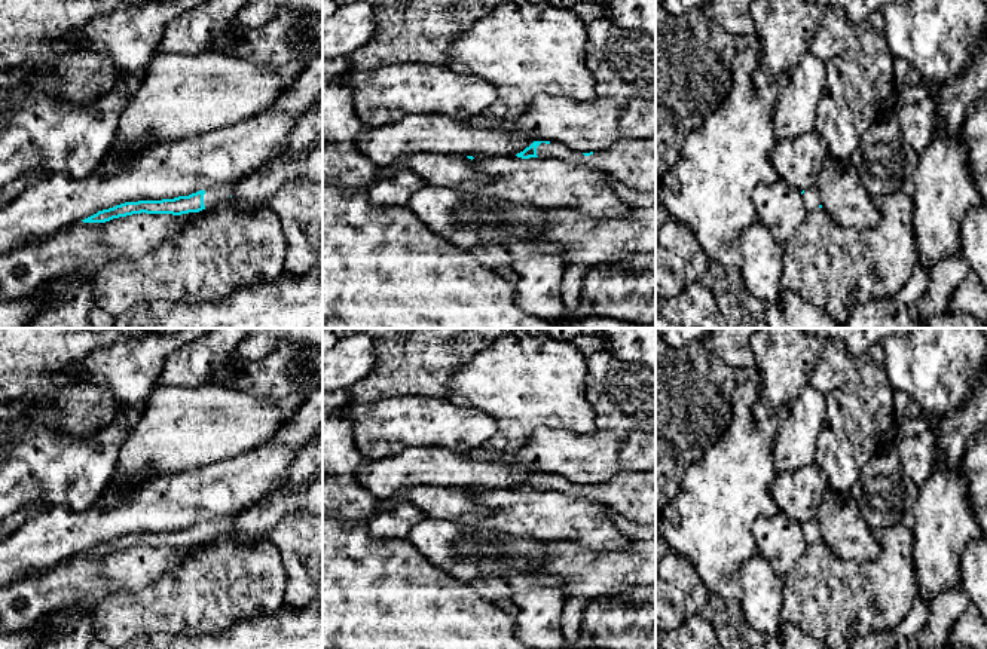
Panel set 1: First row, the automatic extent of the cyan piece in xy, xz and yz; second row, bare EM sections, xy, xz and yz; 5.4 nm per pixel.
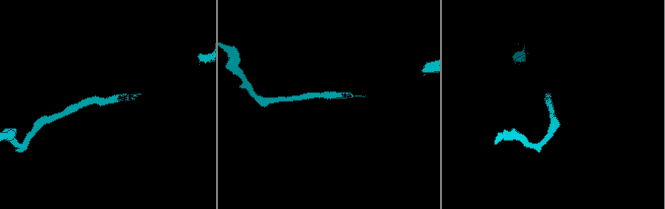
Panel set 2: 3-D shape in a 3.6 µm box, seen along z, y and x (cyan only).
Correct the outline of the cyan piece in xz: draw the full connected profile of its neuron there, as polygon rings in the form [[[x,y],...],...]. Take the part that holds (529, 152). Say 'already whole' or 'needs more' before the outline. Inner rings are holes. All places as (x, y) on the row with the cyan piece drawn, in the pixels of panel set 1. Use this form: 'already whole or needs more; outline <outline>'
needs more; outline [[[656,138],[614,143],[606,150],[580,153],[560,143],[534,141],[516,154],[529,157],[557,157],[569,163],[584,163],[606,171],[612,178],[638,192],[656,192]]]

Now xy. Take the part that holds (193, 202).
needs more; outline [[[220,186],[208,190],[199,190],[189,196],[178,196],[162,200],[138,200],[125,202],[82,220],[83,223],[106,223],[113,218],[126,217],[132,214],[172,214],[181,215],[189,212],[199,212],[211,209],[217,203],[224,203],[232,196],[232,186]]]

